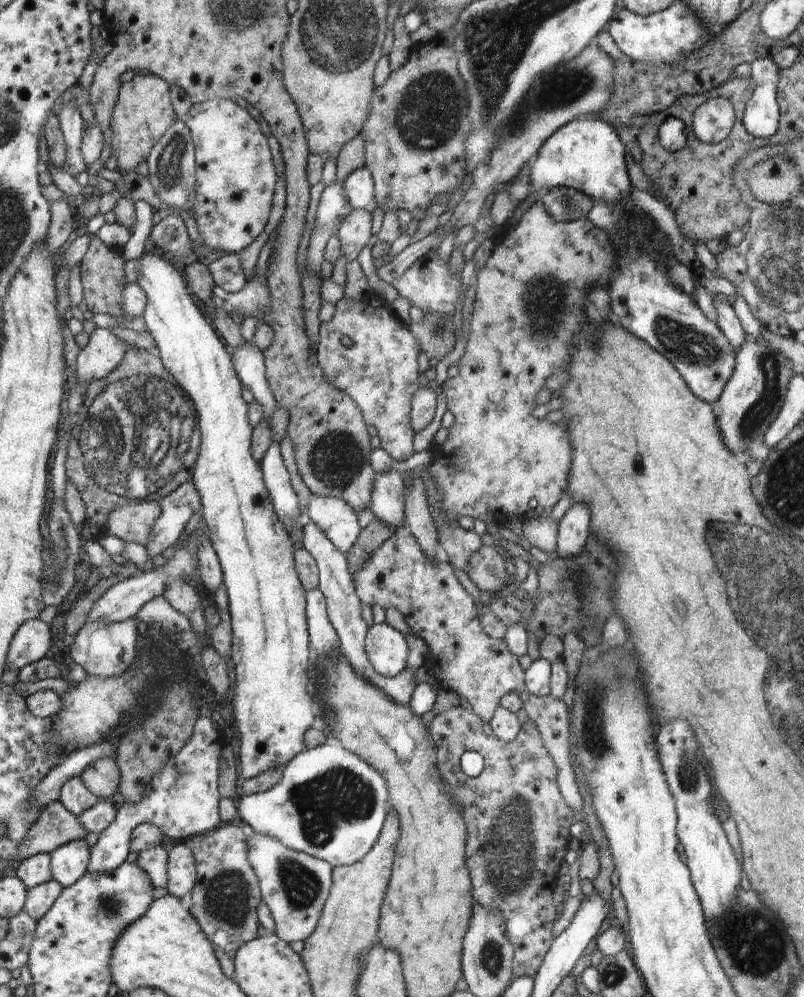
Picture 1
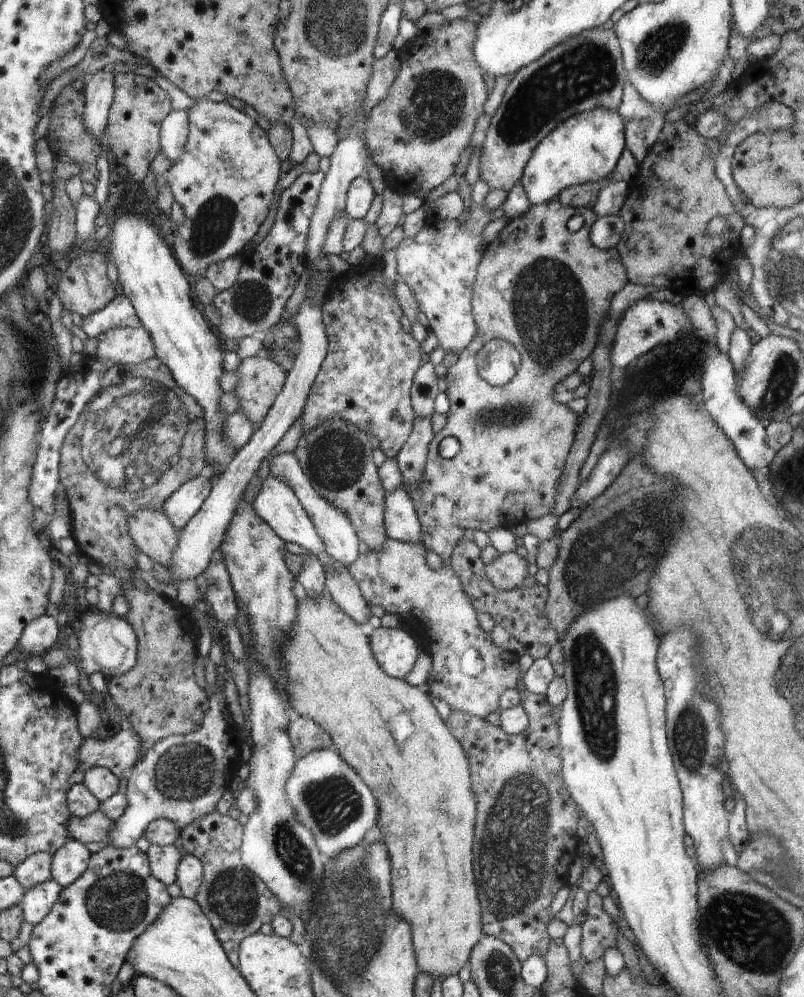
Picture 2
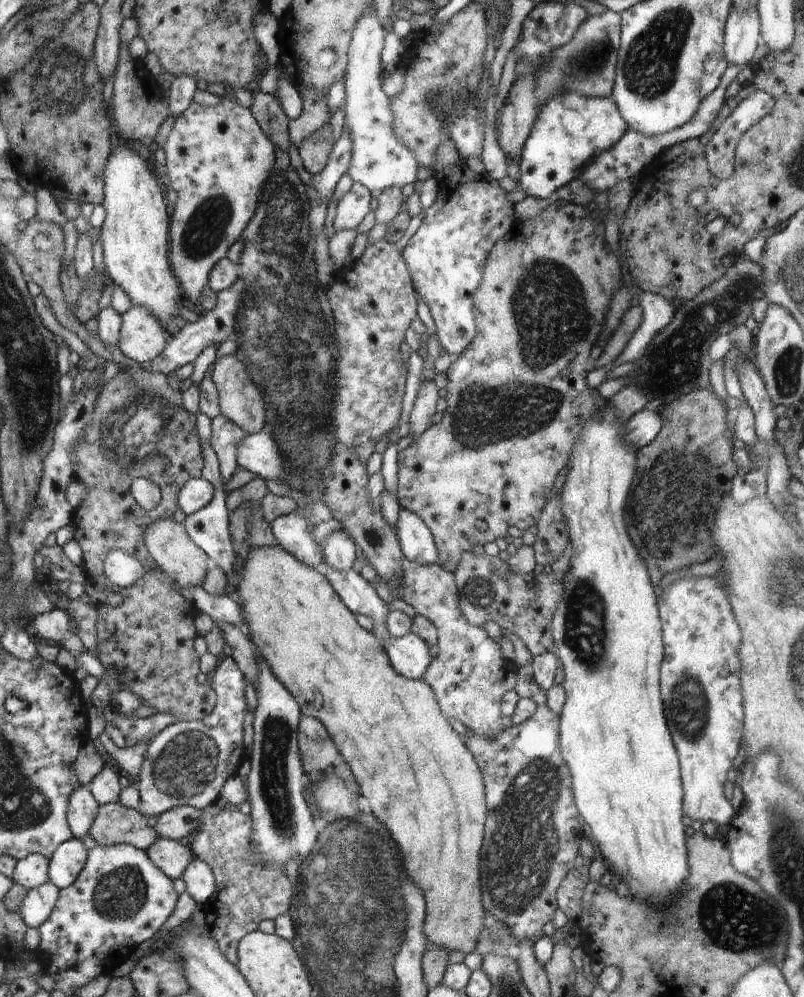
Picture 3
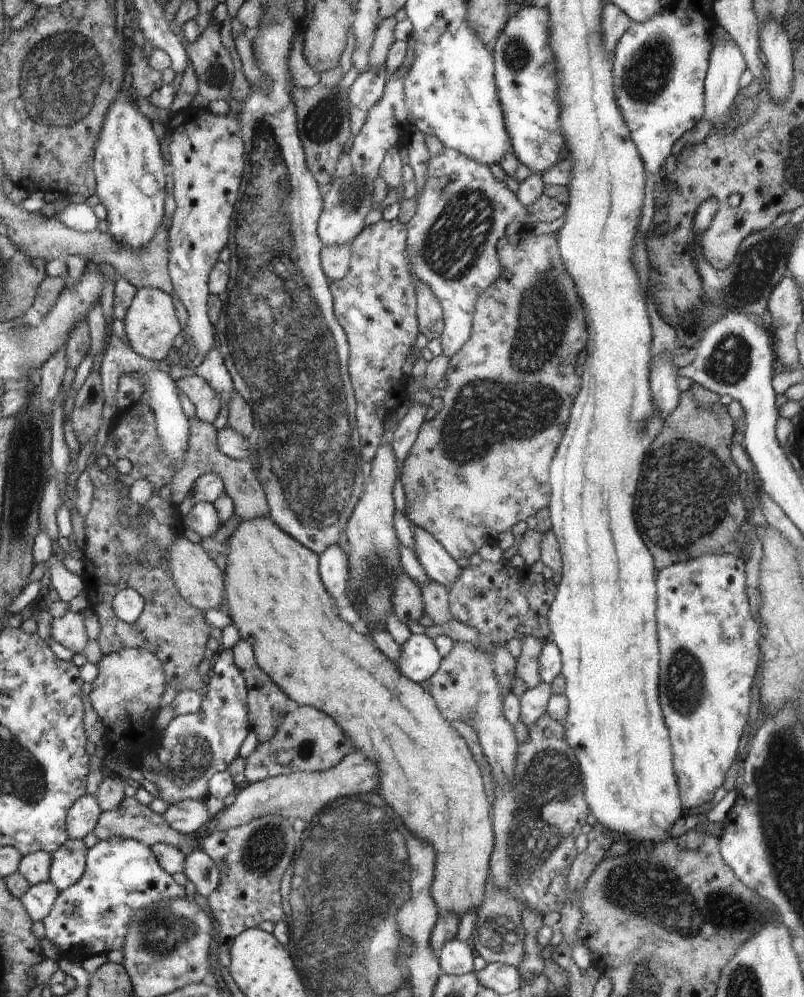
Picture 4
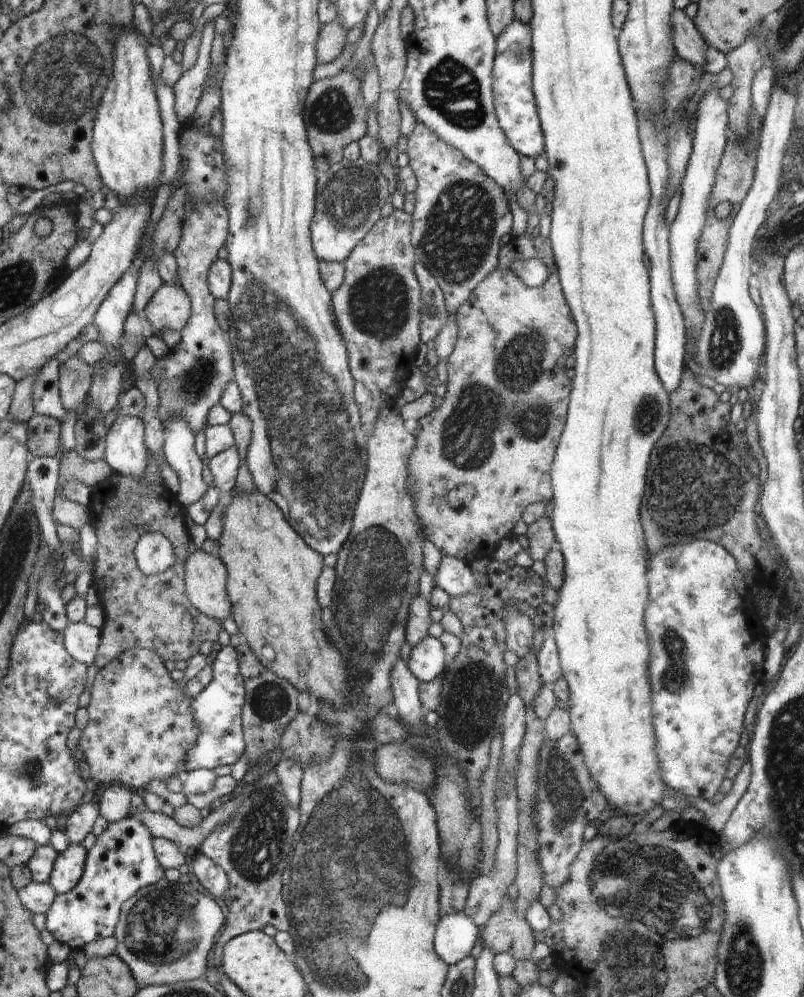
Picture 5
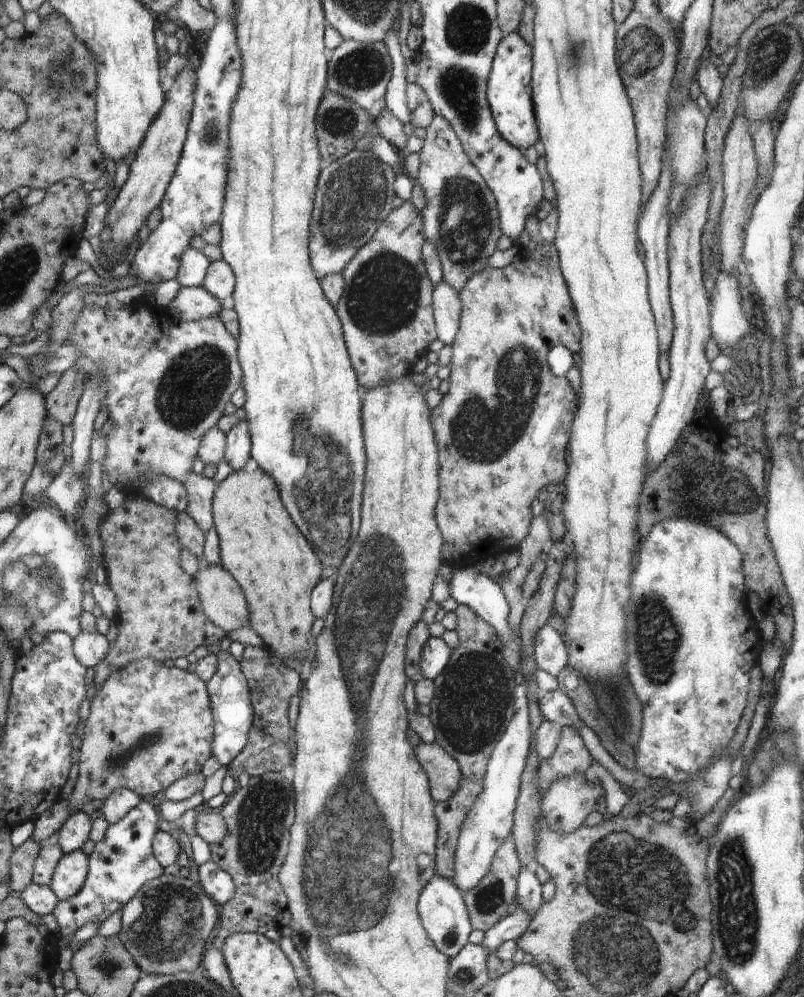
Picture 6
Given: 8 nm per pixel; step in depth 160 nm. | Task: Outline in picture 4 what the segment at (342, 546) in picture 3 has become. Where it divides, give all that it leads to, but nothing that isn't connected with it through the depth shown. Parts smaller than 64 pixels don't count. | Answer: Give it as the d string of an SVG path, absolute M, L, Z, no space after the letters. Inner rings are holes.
M334 544L319 556L319 573L323 584L336 600L343 599L348 580L348 553Z

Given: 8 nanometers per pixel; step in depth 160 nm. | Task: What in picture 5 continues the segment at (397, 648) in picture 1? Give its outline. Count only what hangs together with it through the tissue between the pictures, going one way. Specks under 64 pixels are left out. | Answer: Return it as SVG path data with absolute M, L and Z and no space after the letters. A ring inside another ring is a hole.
M428 634L418 645L411 648L411 659L407 665L420 683L438 679L448 668L442 643Z

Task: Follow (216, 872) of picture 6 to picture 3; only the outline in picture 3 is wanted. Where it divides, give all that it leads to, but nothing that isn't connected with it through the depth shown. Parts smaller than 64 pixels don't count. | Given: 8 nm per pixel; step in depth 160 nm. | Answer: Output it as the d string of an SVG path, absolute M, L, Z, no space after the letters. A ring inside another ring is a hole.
M194 857L181 876L186 882L186 892L192 896L198 906L206 904L216 892L215 878L206 862Z

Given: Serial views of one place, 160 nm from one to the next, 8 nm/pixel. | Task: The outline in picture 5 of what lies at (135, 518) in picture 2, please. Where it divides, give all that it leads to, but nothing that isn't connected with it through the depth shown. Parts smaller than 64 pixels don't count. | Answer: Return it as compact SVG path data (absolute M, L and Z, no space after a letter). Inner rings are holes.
M194 549L188 559L187 595L201 613L220 622L231 616L234 605L227 595L227 567L219 556Z

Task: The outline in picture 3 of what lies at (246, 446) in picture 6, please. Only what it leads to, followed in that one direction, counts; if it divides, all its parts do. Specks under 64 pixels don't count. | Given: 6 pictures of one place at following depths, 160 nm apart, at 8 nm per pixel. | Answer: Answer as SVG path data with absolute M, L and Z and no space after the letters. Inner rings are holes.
M192 477L186 481L177 496L177 506L186 516L198 512L208 504L213 496L212 484L200 477Z

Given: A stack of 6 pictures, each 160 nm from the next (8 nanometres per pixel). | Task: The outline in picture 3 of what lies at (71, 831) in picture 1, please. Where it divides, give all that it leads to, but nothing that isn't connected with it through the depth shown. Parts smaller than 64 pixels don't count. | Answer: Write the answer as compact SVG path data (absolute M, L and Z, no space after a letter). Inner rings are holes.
M118 802L99 805L98 814L92 821L90 831L87 833L91 834L92 838L103 847L126 843L145 851L158 838L157 832L150 826L147 826L146 822L147 820L143 818L140 810L125 808Z

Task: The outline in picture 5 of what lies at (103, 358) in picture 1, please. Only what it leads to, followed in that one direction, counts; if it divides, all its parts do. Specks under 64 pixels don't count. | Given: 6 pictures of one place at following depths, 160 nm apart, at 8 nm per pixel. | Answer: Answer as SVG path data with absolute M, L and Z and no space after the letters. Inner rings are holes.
M162 284L146 304L142 316L154 328L152 336L162 335L164 328L182 332L191 316L191 301L182 287Z

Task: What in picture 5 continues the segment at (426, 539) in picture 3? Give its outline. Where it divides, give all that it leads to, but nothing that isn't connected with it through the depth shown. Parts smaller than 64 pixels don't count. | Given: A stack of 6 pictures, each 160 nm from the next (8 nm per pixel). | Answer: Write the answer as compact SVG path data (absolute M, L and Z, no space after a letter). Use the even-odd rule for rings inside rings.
M450 555L441 556L440 566L435 575L435 585L445 590L451 597L478 590L470 566Z

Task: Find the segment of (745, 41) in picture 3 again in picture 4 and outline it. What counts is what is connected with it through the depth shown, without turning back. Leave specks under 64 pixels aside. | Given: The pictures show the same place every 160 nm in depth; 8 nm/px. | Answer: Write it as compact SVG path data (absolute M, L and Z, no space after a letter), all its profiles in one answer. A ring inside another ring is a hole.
M731 37L718 40L710 52L707 80L704 82L704 119L710 130L726 116L741 90L740 76L746 70L744 56Z

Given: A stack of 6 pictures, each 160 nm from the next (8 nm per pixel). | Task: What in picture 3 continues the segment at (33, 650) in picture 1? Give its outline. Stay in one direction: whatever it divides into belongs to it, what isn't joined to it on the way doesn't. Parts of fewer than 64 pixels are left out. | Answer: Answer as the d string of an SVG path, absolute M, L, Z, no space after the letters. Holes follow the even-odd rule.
M58 608L52 612L43 613L33 621L35 640L49 645L61 646L70 632L70 616L66 611Z

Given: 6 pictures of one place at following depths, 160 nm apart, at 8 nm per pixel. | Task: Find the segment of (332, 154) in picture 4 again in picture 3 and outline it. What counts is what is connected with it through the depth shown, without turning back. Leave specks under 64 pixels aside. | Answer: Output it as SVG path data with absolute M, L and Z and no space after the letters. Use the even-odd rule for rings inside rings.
M332 128L317 130L322 133L320 140L309 140L310 137L300 145L298 152L302 158L303 166L311 175L318 174L326 166L333 145Z

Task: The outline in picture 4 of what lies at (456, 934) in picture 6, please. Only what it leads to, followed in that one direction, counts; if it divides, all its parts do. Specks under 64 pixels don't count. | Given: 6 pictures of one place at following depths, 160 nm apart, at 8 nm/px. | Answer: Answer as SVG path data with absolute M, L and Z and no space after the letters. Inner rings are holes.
M452 938L450 942L446 942L439 953L440 965L444 974L466 974L473 972L473 959L476 957L474 949L464 940L460 938Z

